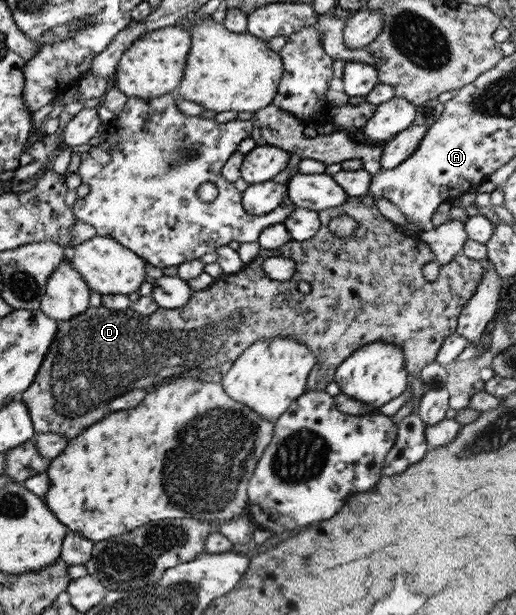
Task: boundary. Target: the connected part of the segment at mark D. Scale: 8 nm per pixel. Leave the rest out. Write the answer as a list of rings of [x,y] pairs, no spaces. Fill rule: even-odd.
[[[371,195],[348,196],[341,206],[326,208],[318,211],[319,223],[321,226],[319,230],[307,240],[299,242],[291,239],[283,246],[276,249],[261,249],[259,254],[251,260],[251,262],[244,263],[243,268],[235,274],[222,274],[216,278],[206,289],[200,291],[192,291],[189,302],[182,308],[165,309],[158,307],[153,314],[142,315],[131,308],[125,310],[115,310],[105,308],[101,305],[99,308],[87,308],[81,314],[73,318],[61,321],[58,323],[57,332],[54,334],[54,341],[48,348],[47,354],[37,371],[36,377],[29,385],[27,390],[24,390],[18,399],[25,403],[28,408],[29,416],[31,417],[35,433],[61,433],[69,440],[80,435],[85,429],[88,429],[93,423],[99,422],[109,412],[108,404],[115,400],[118,396],[131,392],[135,389],[145,389],[149,386],[158,386],[159,382],[163,382],[165,378],[173,374],[192,375],[196,370],[203,371],[206,368],[220,367],[224,362],[234,362],[239,358],[239,355],[254,342],[267,338],[283,338],[288,336],[297,342],[302,342],[307,348],[316,356],[313,368],[310,370],[310,375],[307,379],[306,391],[309,390],[325,390],[325,386],[334,380],[334,374],[337,367],[350,355],[355,352],[355,349],[360,349],[370,342],[383,341],[397,345],[404,354],[405,368],[409,376],[418,376],[422,368],[429,366],[435,361],[438,350],[440,349],[442,340],[454,333],[457,328],[458,316],[464,310],[467,301],[474,295],[477,283],[482,279],[485,272],[485,263],[480,260],[475,260],[463,254],[455,255],[451,262],[440,265],[439,275],[437,279],[430,283],[423,277],[421,268],[428,262],[436,260],[434,252],[429,248],[429,245],[419,237],[409,236],[403,234],[393,221],[387,219],[377,208],[377,203]],[[347,215],[357,222],[357,228],[345,238],[340,238],[332,232],[329,232],[328,222],[336,216]],[[273,256],[282,256],[283,258],[292,258],[296,262],[295,272],[289,280],[273,280],[264,273],[263,263],[268,258]],[[299,282],[309,282],[311,290],[307,294],[299,291]]]

